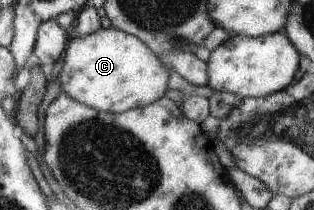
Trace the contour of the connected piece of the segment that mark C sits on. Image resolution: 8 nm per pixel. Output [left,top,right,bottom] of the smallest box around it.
[58,27,168,113]

